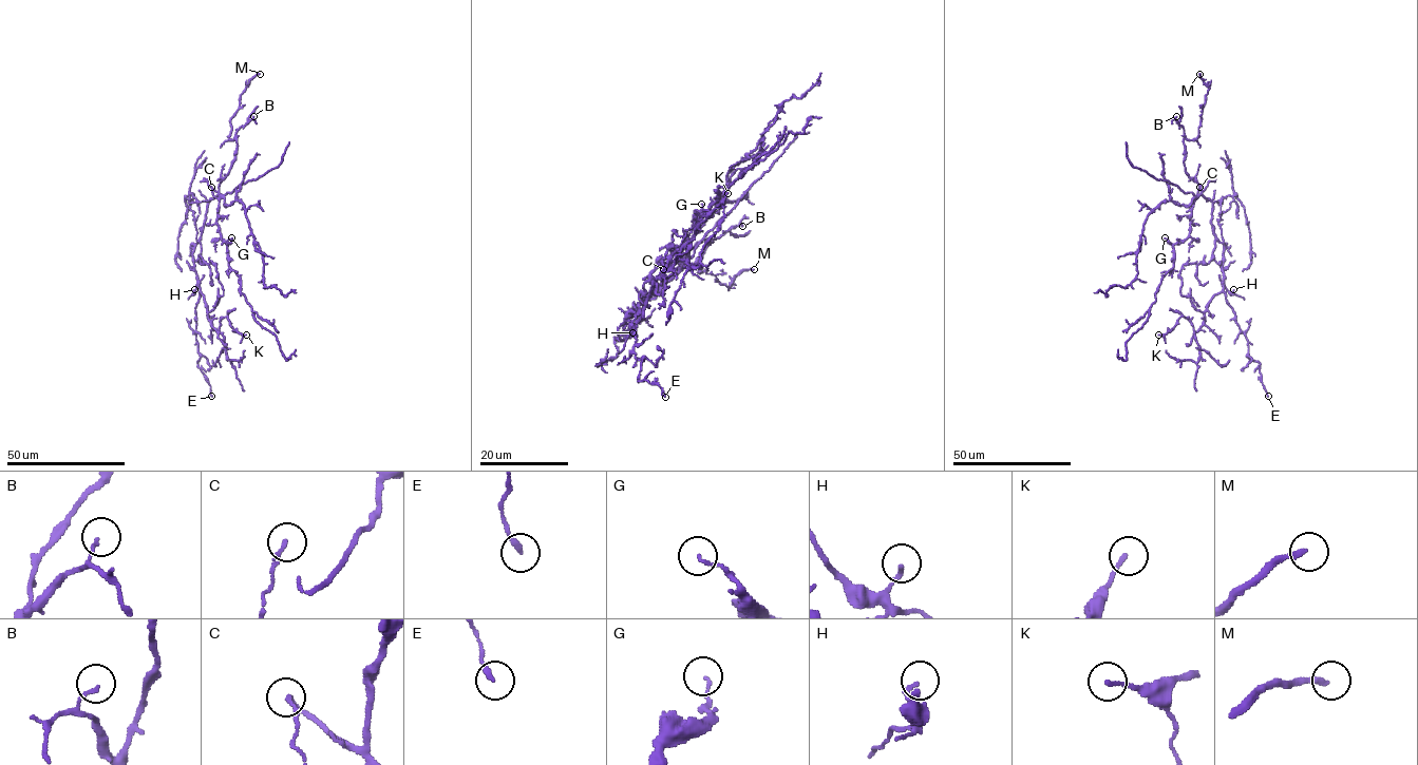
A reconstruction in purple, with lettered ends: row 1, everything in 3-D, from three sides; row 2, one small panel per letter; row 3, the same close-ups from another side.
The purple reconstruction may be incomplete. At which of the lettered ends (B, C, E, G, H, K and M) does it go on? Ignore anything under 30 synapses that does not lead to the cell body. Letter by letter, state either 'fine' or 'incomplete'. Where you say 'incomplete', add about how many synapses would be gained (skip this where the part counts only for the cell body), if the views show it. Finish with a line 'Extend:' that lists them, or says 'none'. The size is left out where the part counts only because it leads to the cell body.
B: fine
C: fine
E: fine
G: fine
H: fine
K: fine
M: fine
Extend: none

